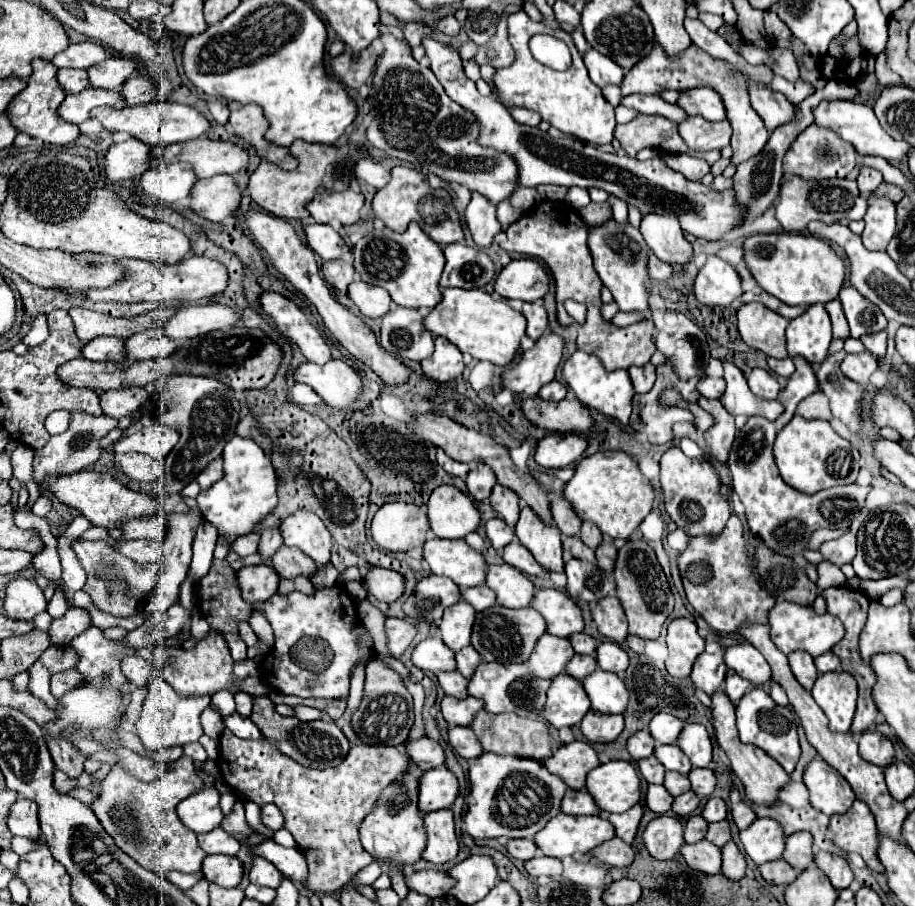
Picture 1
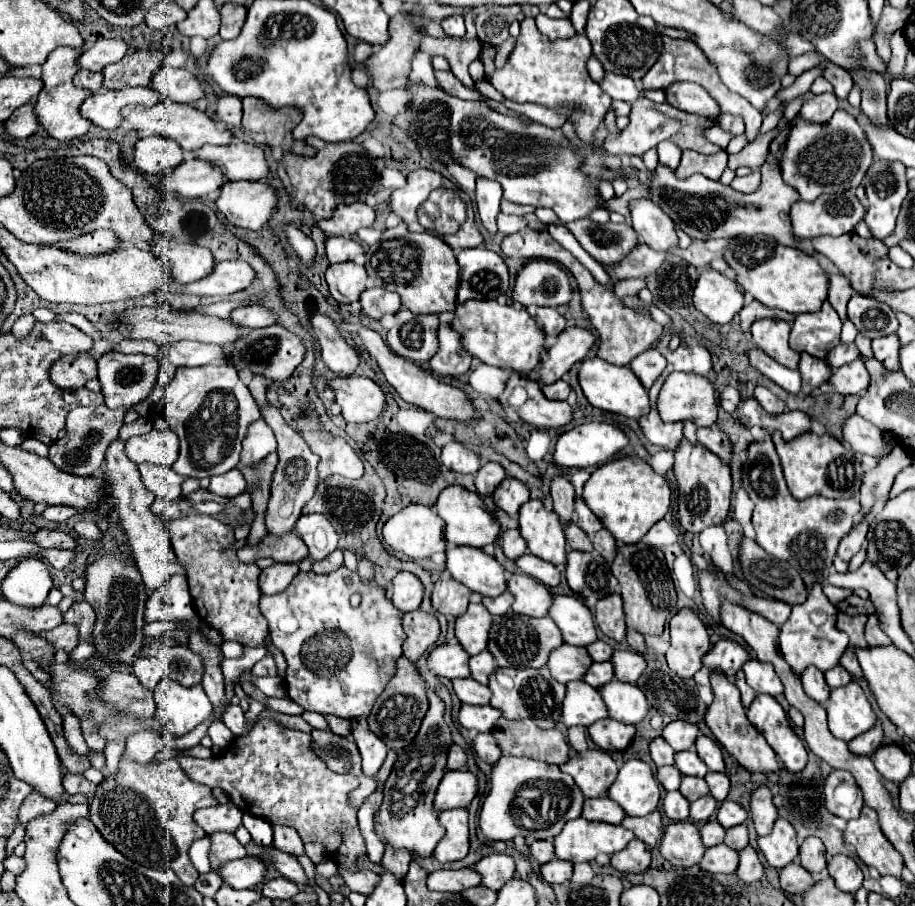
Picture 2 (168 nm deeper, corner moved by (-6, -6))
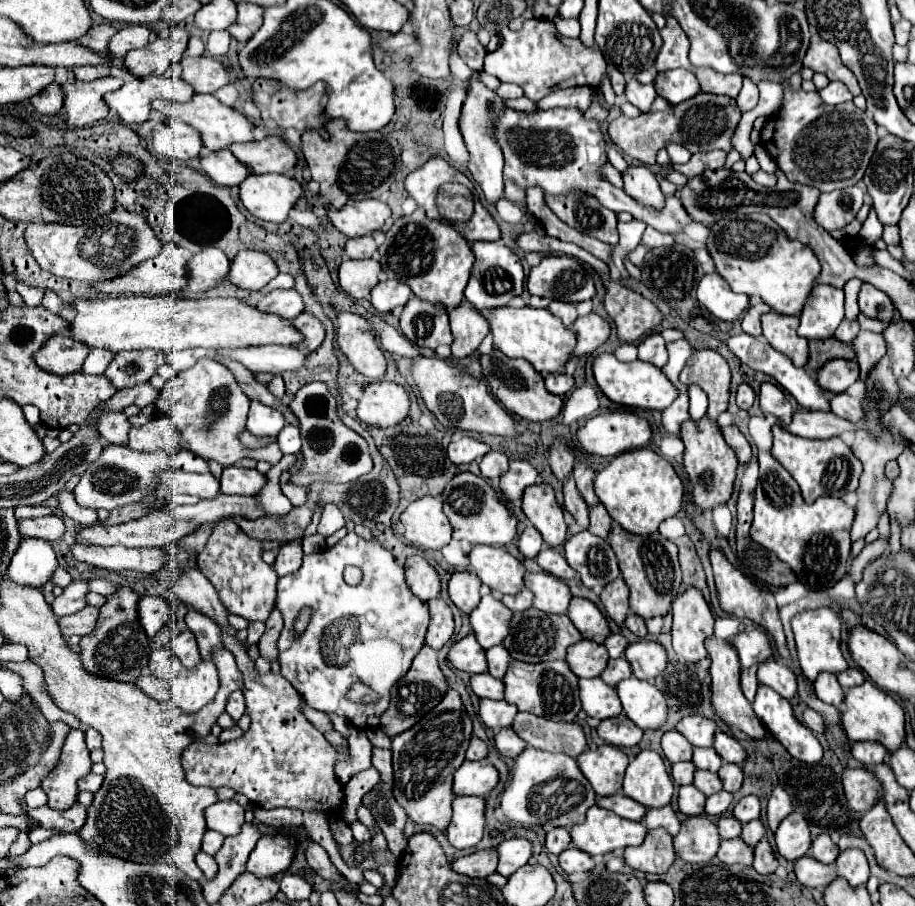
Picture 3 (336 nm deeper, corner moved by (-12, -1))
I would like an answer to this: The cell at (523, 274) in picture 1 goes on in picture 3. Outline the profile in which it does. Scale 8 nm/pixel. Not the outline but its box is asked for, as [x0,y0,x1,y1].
[527,255,595,303]

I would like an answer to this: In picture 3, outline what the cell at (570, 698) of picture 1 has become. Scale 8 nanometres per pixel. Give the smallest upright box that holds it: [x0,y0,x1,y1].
[579,679,621,719]

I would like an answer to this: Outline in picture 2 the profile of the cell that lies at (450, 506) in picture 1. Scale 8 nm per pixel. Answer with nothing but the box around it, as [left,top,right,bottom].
[435,484,501,548]

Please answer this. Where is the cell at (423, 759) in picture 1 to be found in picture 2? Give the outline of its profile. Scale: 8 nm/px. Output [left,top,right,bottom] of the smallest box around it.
[447,746,467,770]

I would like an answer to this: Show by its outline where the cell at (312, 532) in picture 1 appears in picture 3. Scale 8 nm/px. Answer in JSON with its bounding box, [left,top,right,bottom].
[317,505,345,539]

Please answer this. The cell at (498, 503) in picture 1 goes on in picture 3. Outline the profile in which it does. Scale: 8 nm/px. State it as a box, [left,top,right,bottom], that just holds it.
[499,461,537,503]

